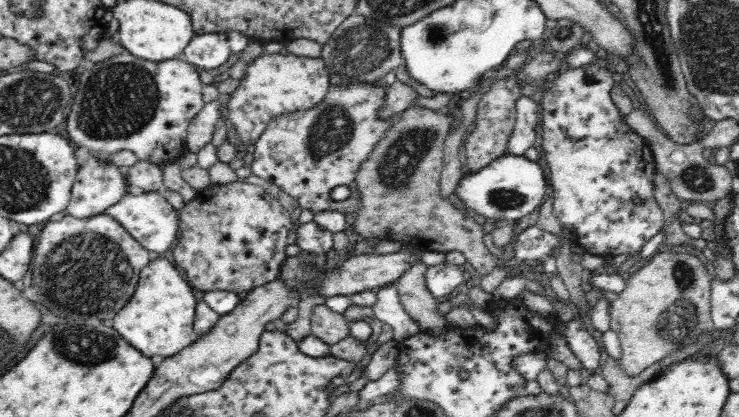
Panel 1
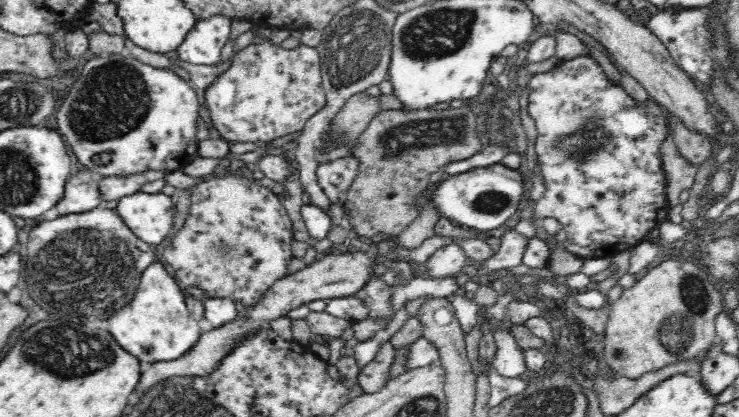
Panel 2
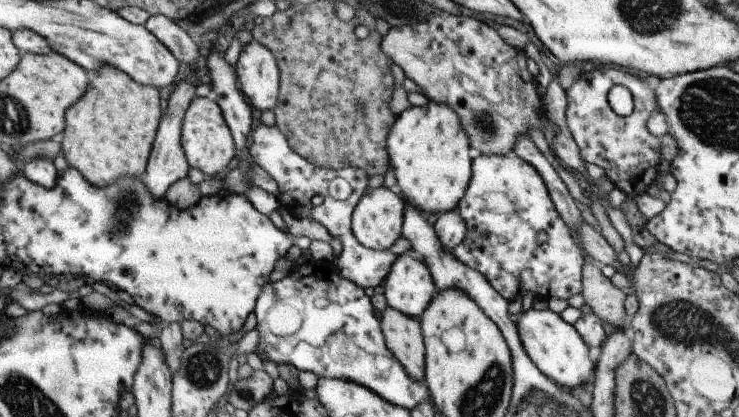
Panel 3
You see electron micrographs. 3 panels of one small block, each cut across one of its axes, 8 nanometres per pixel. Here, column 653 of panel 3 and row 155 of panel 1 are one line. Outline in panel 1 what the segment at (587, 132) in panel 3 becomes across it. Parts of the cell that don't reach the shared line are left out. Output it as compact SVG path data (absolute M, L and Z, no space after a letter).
M128 52L112 56L112 58L107 58L106 60L97 62L94 66L84 67L80 71L79 84L76 91L75 97L73 98L73 103L71 106L71 111L68 113L66 119L66 130L68 130L68 136L70 140L76 144L76 146L84 146L88 150L91 158L103 160L104 162L109 162L113 164L112 154L120 152L120 150L130 150L134 152L138 161L147 160L148 162L153 162L154 164L171 163L174 161L179 161L182 156L187 152L187 130L190 126L190 121L198 112L202 110L205 105L202 99L202 82L200 81L199 71L195 69L194 64L190 64L184 58L174 58L170 60L165 60L162 62L154 62L149 60L144 60L138 58Z

